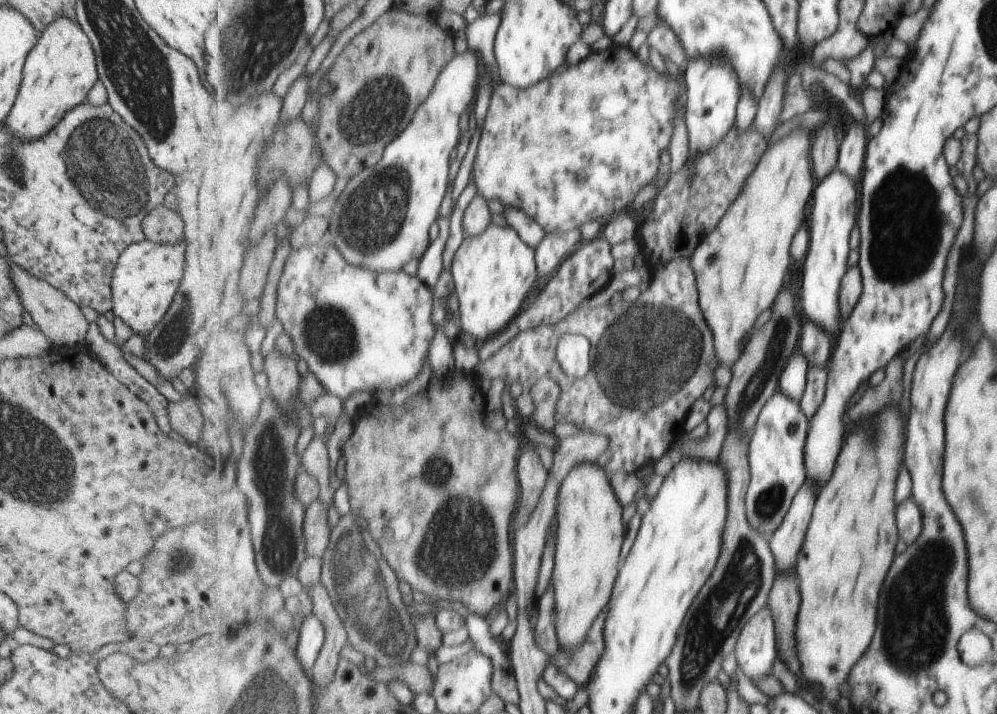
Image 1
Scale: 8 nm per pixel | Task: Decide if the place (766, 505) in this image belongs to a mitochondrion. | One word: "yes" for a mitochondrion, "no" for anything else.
yes

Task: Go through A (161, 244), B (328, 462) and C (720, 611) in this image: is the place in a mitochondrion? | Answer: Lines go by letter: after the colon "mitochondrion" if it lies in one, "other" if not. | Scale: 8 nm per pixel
A: other
B: other
C: mitochondrion

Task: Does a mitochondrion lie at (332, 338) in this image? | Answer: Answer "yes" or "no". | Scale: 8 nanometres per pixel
yes

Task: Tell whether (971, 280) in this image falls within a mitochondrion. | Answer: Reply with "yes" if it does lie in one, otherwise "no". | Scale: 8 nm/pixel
no

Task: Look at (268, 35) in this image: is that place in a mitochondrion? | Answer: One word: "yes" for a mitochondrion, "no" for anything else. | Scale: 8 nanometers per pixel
yes

